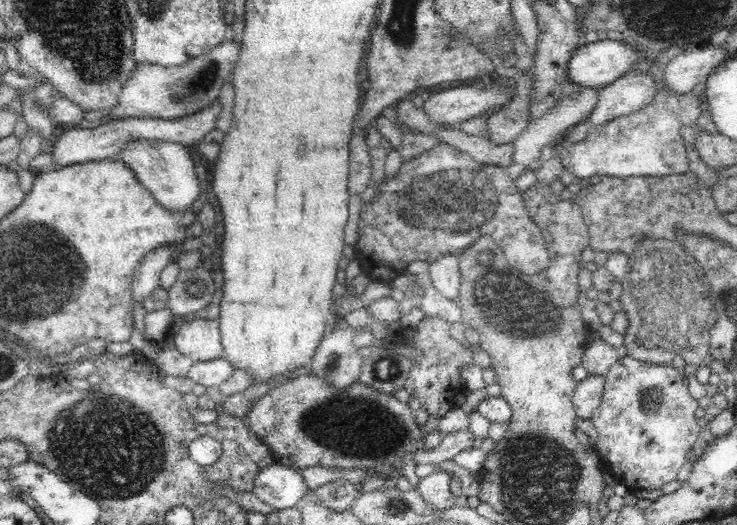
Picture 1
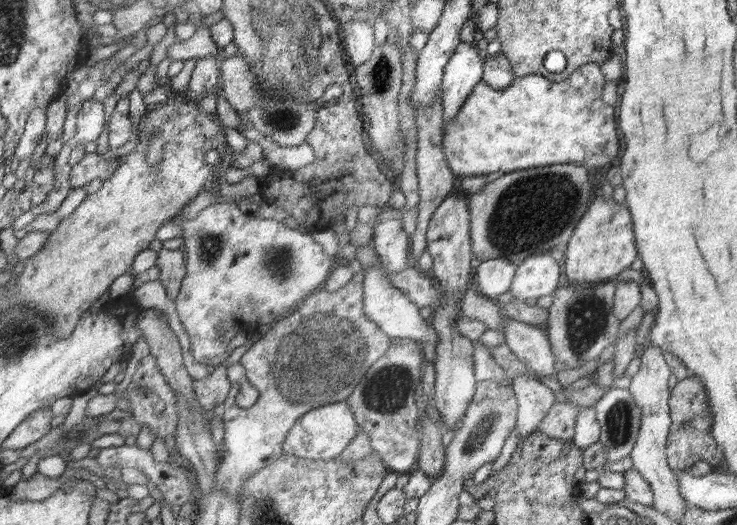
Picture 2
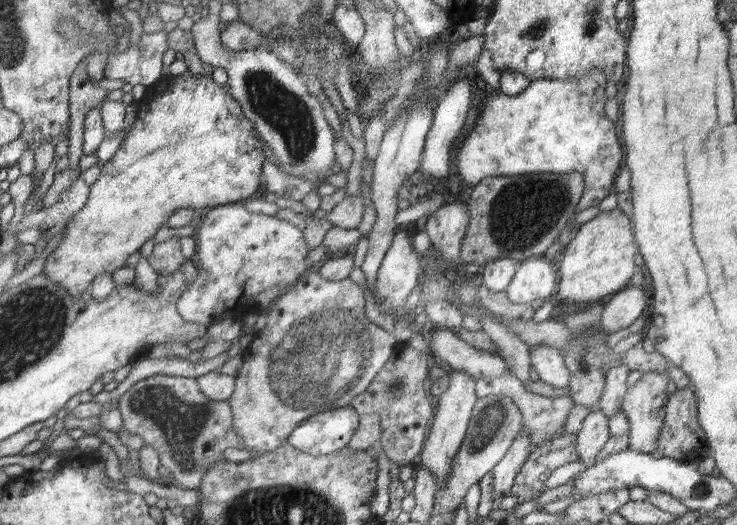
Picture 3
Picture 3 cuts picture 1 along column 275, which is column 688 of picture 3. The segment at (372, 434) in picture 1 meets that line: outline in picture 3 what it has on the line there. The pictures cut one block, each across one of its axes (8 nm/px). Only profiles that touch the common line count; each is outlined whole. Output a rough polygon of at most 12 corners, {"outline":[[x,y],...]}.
{"outline":[[693,388],[665,404],[656,448],[692,462],[710,454]]}

